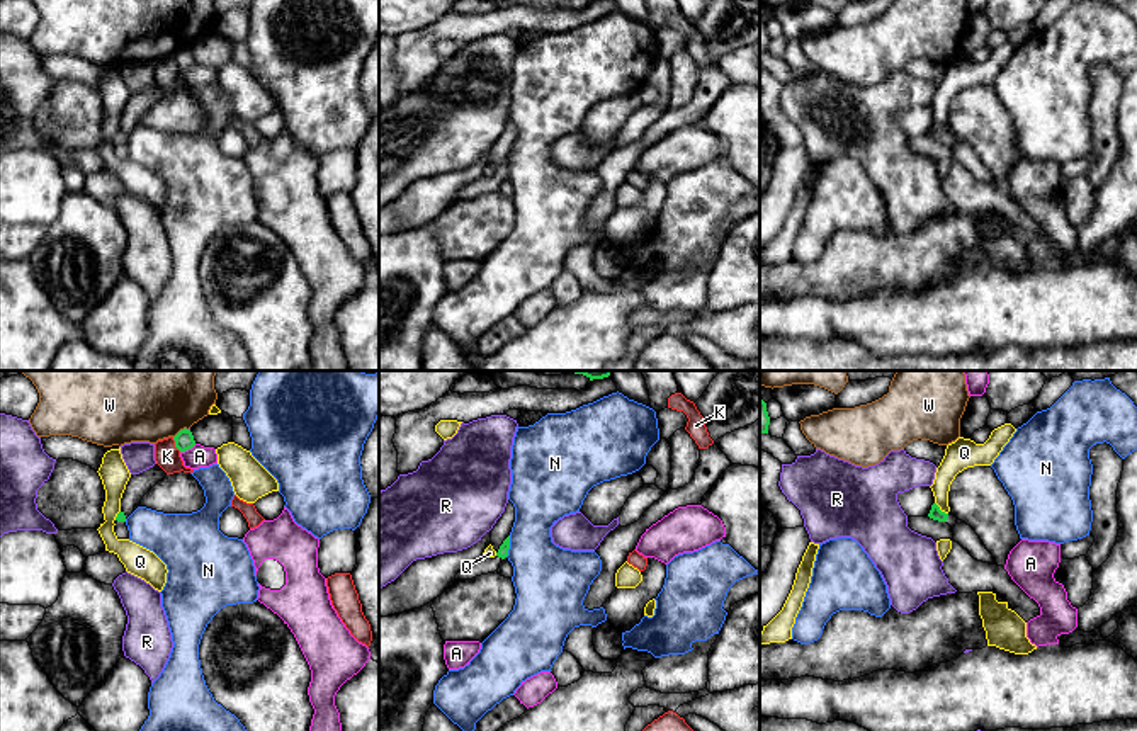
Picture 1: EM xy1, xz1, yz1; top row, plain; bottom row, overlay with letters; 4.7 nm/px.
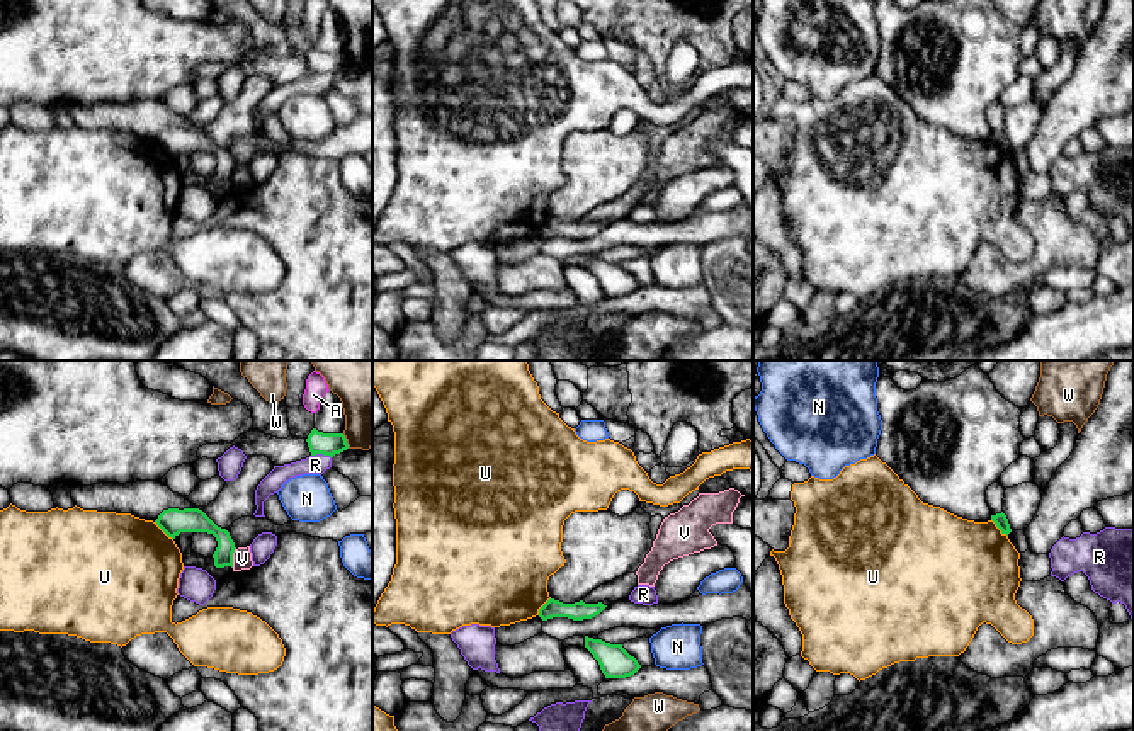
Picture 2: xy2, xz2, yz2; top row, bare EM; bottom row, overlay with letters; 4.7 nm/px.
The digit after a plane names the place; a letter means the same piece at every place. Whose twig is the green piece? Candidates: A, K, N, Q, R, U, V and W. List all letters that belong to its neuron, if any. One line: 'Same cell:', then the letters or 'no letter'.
Same cell: no letter

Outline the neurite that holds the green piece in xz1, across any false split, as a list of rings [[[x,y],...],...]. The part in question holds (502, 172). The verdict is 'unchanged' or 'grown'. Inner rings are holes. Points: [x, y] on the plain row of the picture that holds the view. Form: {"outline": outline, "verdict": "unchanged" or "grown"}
{"outline": [[[510,155],[503,160],[495,177],[483,175],[478,180],[471,182],[455,194],[454,202],[498,190],[500,182],[508,175],[508,168],[510,168]]], "verdict": "grown"}

